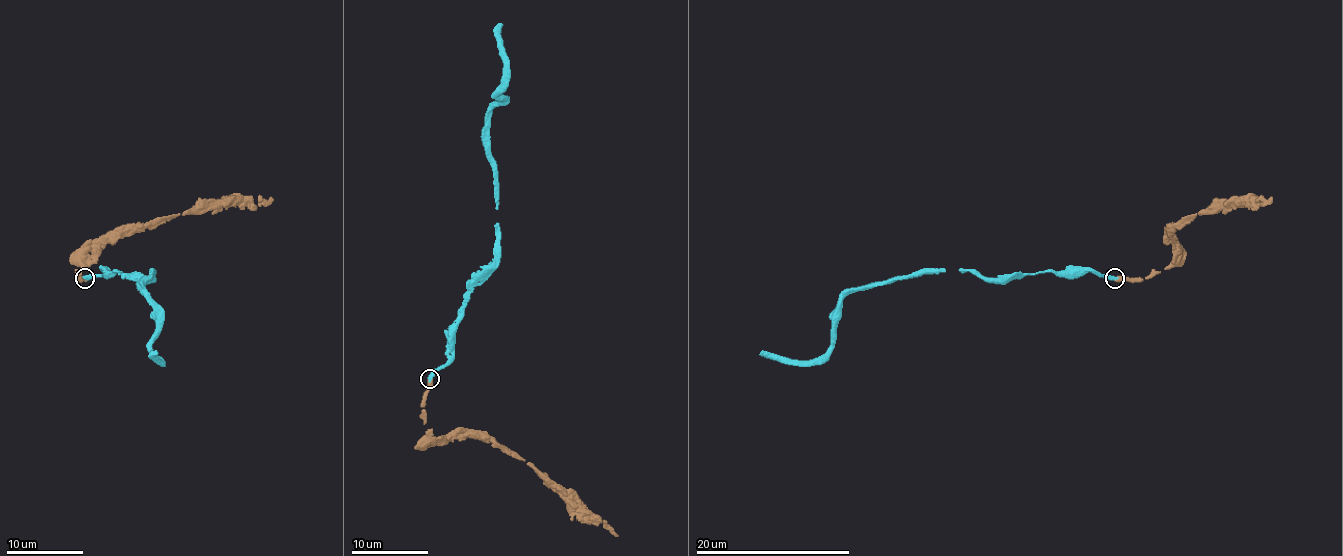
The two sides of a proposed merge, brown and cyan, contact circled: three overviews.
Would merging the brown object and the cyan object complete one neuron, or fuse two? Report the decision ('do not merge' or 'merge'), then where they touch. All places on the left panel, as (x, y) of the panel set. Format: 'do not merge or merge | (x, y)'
merge | (85, 278)

